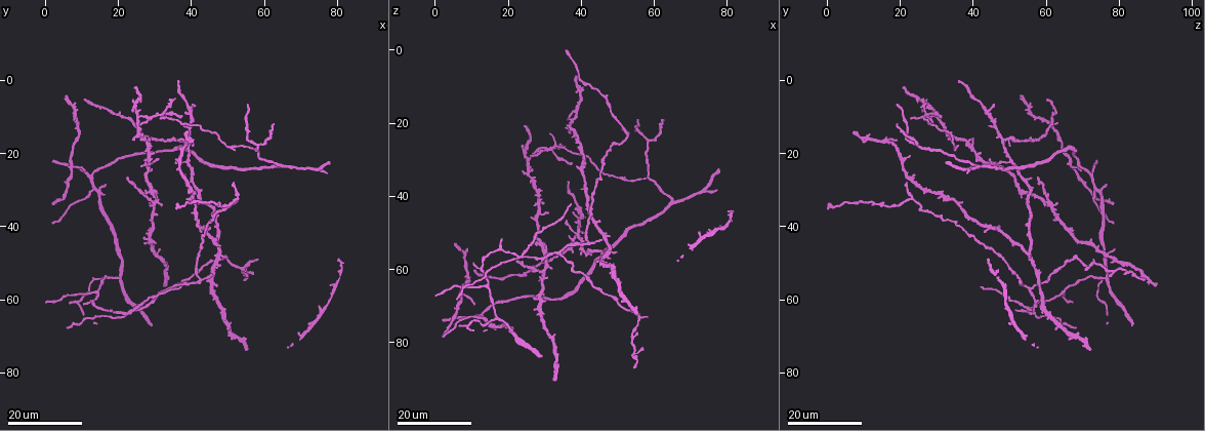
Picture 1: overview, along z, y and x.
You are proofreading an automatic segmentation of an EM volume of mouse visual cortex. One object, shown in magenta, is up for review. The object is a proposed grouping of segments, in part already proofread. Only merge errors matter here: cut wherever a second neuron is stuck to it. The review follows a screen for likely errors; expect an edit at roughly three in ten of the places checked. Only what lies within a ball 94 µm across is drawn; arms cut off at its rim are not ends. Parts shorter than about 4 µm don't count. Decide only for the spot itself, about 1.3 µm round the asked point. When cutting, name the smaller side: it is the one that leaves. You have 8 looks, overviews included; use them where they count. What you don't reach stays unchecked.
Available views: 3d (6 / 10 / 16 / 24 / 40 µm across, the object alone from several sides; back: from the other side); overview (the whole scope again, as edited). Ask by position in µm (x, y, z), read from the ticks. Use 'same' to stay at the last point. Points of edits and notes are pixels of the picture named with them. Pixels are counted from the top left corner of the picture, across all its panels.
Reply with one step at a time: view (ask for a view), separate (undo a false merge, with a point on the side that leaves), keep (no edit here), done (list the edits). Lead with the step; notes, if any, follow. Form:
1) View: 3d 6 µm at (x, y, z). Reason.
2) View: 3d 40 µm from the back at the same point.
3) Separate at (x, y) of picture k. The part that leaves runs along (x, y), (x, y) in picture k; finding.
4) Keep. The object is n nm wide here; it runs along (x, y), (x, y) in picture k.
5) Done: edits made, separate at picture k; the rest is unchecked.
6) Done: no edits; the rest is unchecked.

View: 3d 24 µm at (48.0, 35.5, 26.5). Sudden change in width.

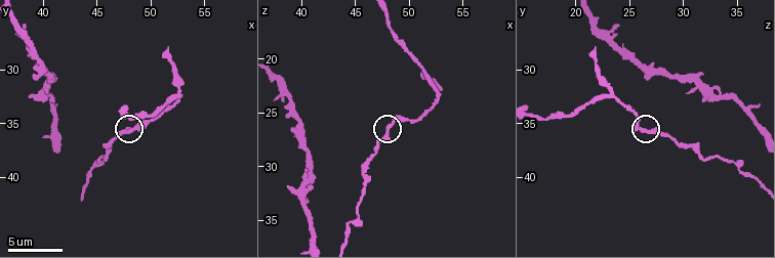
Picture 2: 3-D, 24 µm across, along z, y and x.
View: 3d 6 µm at (48.2, 35.6, 26.4).

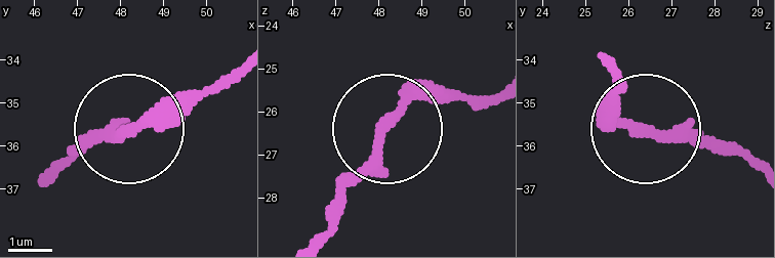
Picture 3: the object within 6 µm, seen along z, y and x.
Keep. The object is 190 nm wide here; it runs along (65, 166), (215, 89) in picture 3; all the same neuron.

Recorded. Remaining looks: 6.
View: 3d 6 µm at (52.6, 32.2, 23.2).

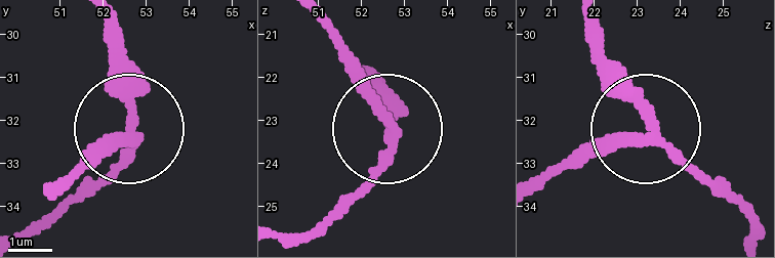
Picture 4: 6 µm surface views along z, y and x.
View: 3d 6 µm from the back at (52.70, 32.20, 23.25).

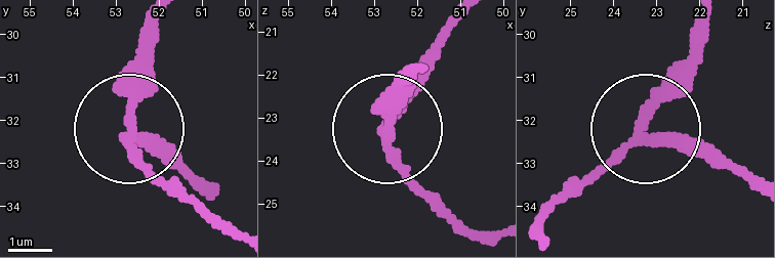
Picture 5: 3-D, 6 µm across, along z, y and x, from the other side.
Separate at (163, 161) of picture 5. 3 arms meet here; the part that leaves runs along (658, 136), (753, 180) in picture 5; two neurons meet here.

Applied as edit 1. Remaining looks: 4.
View: overview.

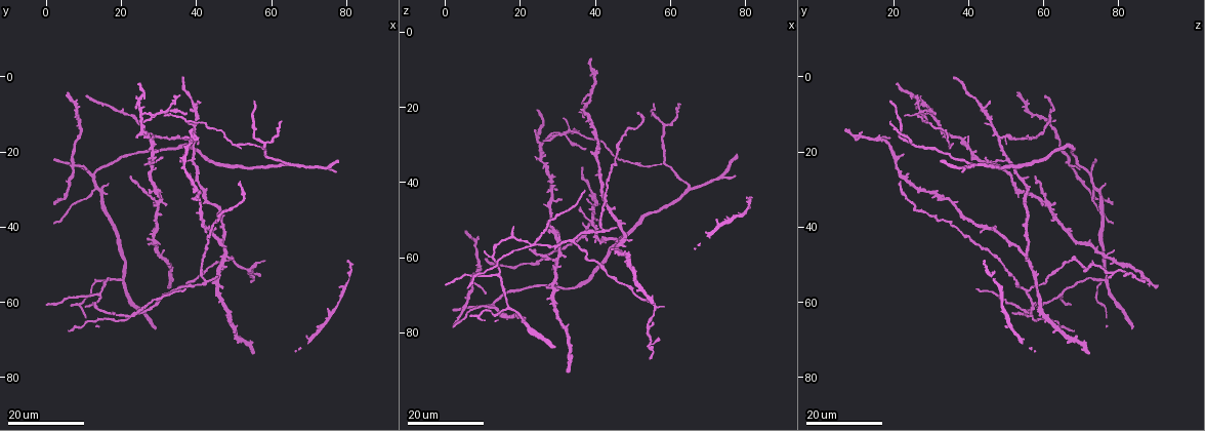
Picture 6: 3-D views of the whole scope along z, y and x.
View: 3d 24 µm at (25.0, 10.0, 30.5). Four arms meet.

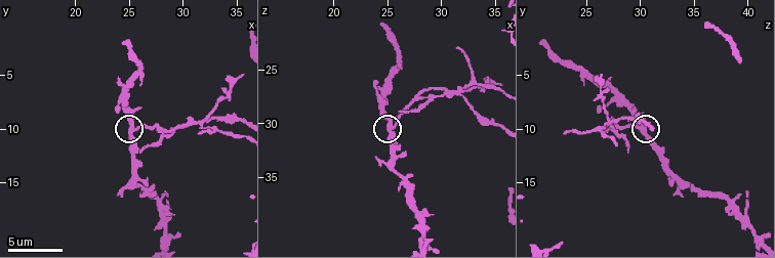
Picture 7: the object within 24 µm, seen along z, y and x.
View: 3d 10 µm at (25.2, 10.0, 30.0).

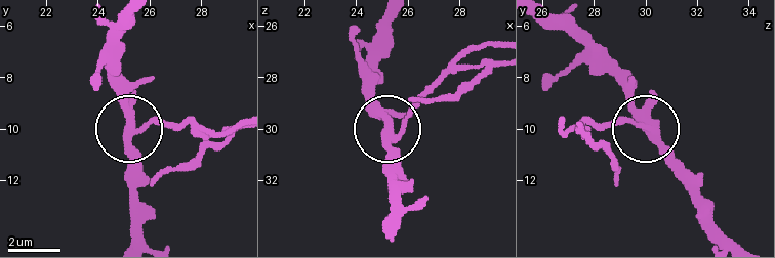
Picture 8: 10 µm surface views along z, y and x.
View: 3d 10 µm from the back at (25.1, 9.9, 30.2). From behind.

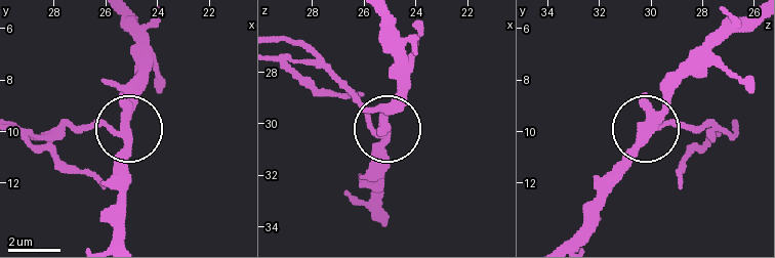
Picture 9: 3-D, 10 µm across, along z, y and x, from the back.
Separate at (94, 119) of picture 9. The part that leaves runs along (119, 134), (111, 127), (19, 132) in picture 9; a second neuron is stuck on.

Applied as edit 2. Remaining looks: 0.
Done: edits made, separate at picture 5, separate at picture 9; the rest is unchecked.

